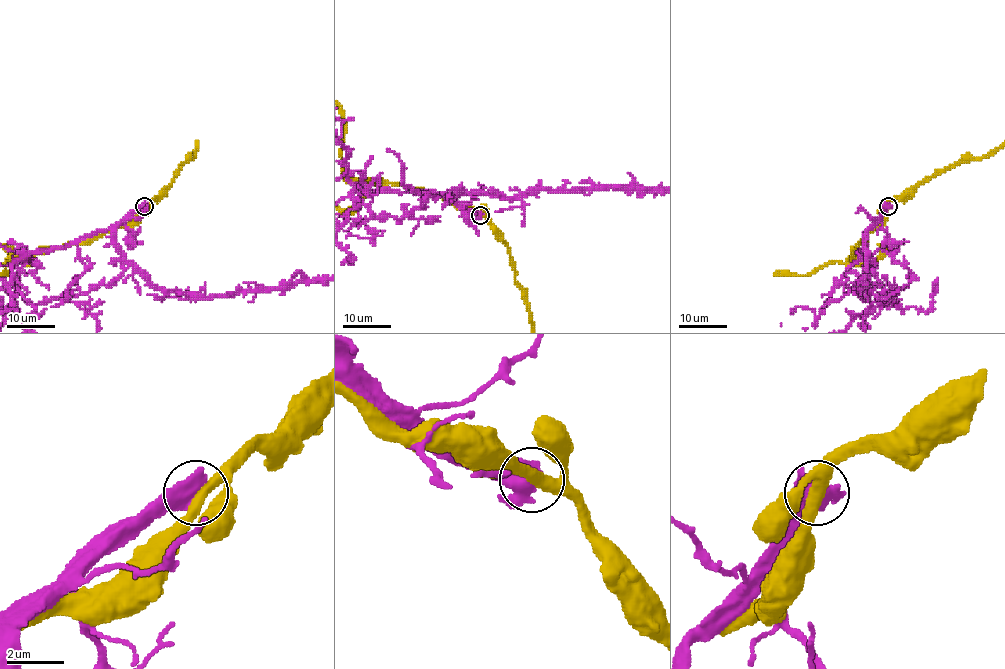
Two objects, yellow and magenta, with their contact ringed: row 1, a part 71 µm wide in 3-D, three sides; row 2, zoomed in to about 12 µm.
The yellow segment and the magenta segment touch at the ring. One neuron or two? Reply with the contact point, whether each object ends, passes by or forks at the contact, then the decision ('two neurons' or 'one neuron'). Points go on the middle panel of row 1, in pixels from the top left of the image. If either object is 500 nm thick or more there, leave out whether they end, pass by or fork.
place (480, 215); two neurons

